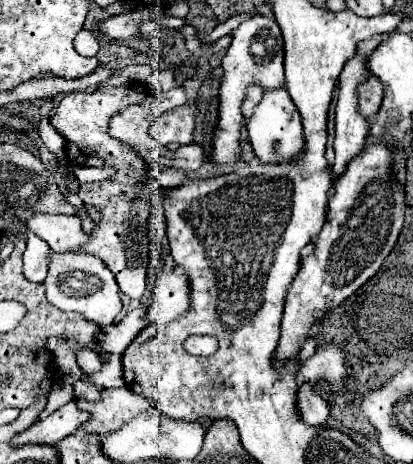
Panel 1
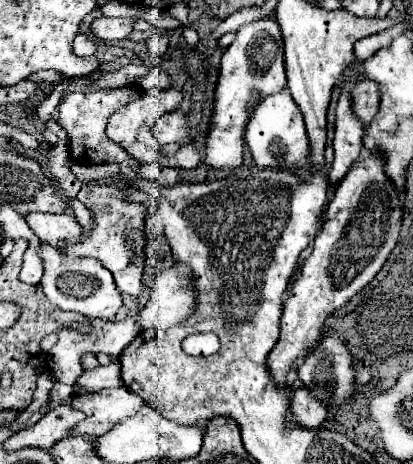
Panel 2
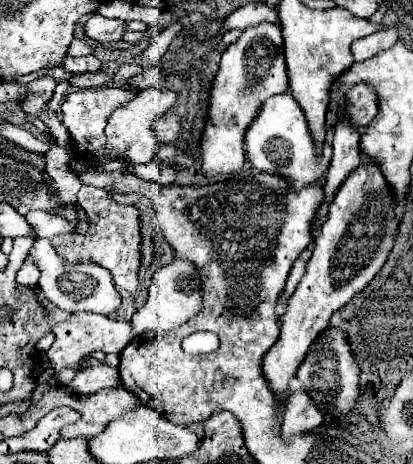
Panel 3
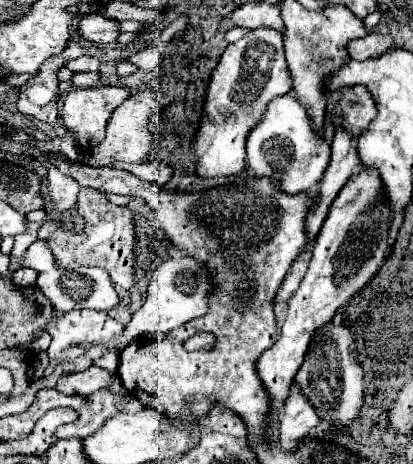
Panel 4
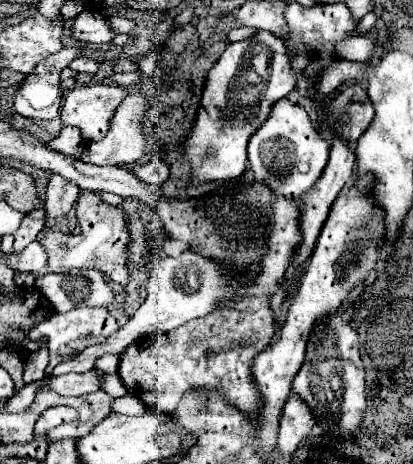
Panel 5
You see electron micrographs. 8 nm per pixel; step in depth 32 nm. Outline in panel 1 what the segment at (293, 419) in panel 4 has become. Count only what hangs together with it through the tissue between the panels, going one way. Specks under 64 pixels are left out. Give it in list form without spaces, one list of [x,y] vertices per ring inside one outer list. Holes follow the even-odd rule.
[[[302,384],[296,392],[296,408],[300,418],[310,424],[310,426],[322,426],[328,418],[328,402],[324,398],[320,398],[310,384]]]

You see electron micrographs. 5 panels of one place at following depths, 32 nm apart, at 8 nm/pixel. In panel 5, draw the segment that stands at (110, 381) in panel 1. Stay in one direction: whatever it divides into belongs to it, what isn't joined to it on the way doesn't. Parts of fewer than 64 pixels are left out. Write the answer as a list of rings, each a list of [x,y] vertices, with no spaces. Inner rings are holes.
[[[96,370],[86,374],[62,374],[62,376],[48,376],[44,388],[50,388],[62,396],[84,396],[98,390],[98,376]]]

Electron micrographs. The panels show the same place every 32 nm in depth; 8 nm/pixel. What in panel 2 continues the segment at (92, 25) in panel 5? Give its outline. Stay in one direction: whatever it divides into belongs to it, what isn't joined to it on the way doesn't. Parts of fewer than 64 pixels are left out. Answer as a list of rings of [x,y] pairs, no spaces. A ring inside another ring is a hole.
[[[94,18],[90,22],[90,34],[104,40],[104,42],[114,42],[114,40],[124,40],[132,32],[132,18]]]

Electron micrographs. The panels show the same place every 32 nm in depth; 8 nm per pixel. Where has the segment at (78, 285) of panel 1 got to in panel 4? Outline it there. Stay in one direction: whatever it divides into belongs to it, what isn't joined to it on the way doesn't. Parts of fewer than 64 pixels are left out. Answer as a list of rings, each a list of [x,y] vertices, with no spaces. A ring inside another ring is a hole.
[[[36,240],[20,260],[20,268],[36,268],[38,270],[38,288],[42,294],[52,302],[52,306],[60,312],[68,310],[80,310],[80,308],[90,308],[90,310],[110,310],[118,304],[118,294],[114,292],[112,280],[108,278],[108,272],[102,268],[76,268],[76,270],[64,270],[54,266],[52,252],[46,246],[44,240]]]

